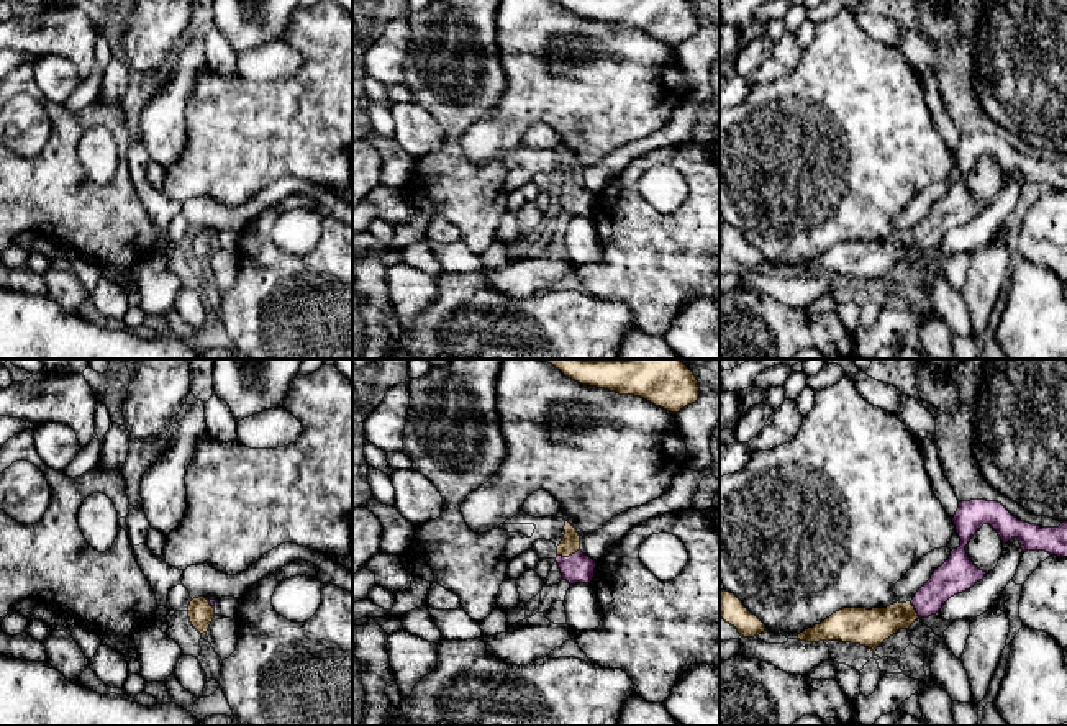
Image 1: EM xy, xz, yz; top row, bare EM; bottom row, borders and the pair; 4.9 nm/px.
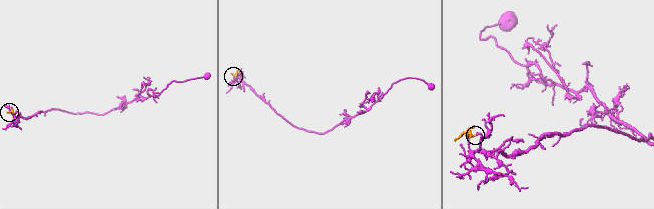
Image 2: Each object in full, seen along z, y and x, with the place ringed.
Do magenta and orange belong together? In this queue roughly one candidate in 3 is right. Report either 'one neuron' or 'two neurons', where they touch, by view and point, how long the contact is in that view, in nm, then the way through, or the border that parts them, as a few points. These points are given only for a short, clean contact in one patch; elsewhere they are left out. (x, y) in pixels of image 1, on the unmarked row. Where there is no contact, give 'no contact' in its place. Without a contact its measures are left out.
one neuron | xz (569, 189) | 120 nm | across xz (576, 202), (569, 189), (571, 176)

